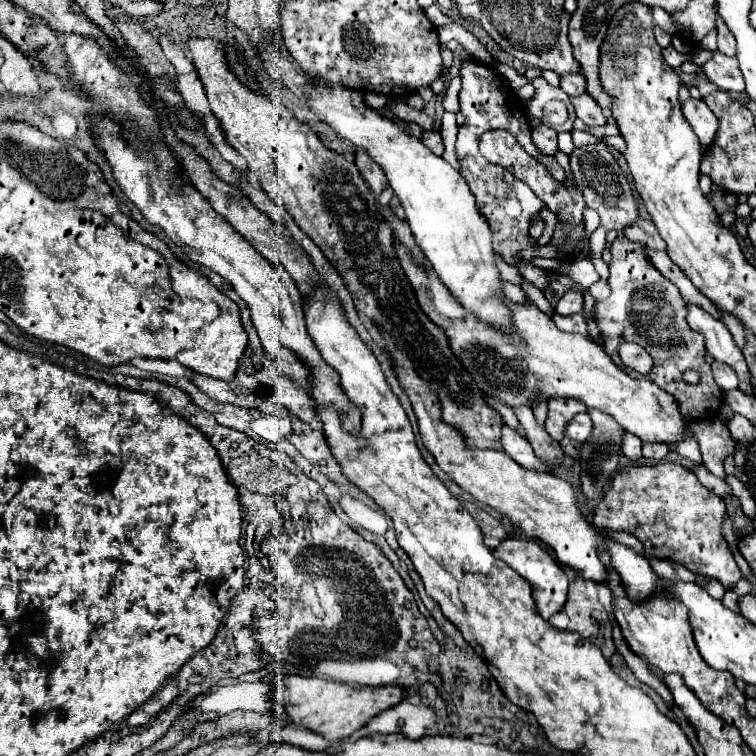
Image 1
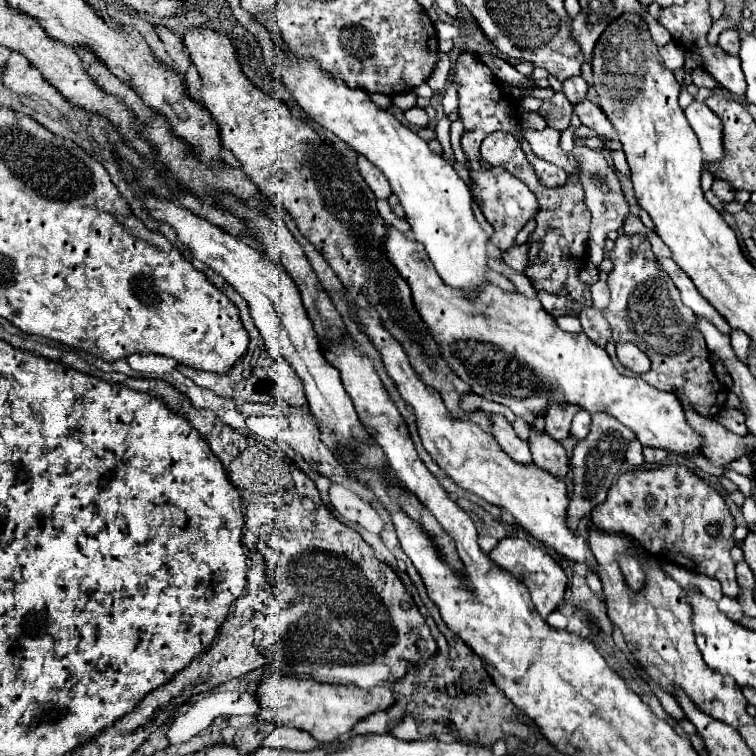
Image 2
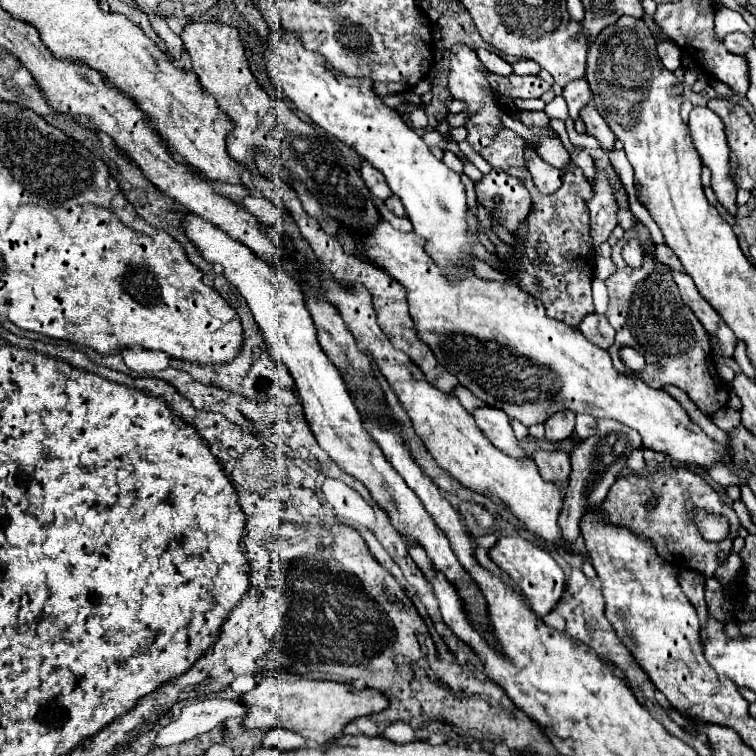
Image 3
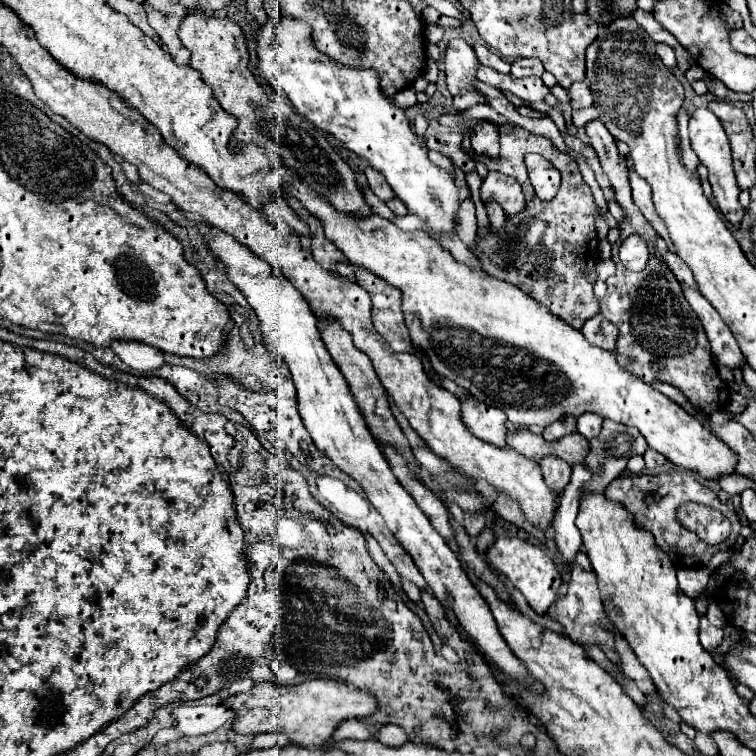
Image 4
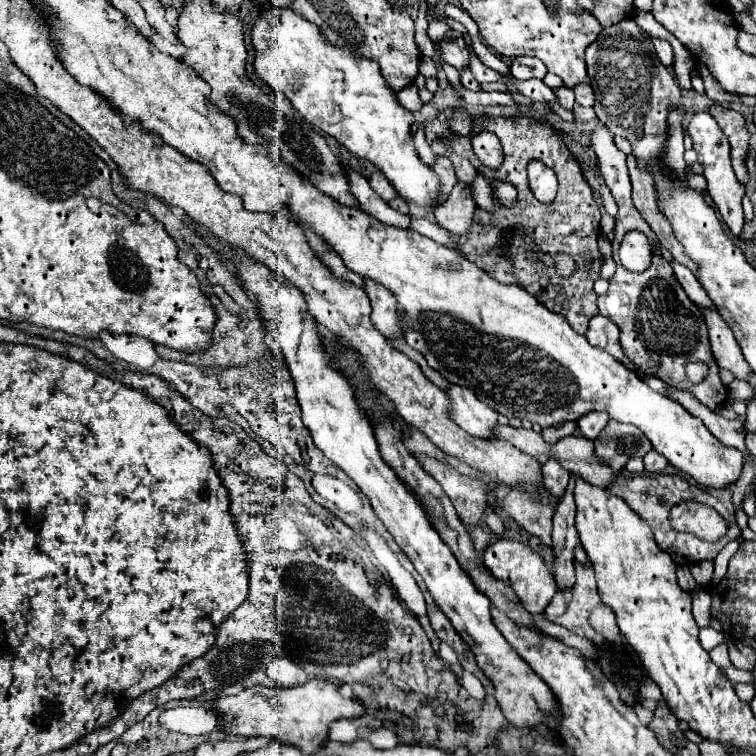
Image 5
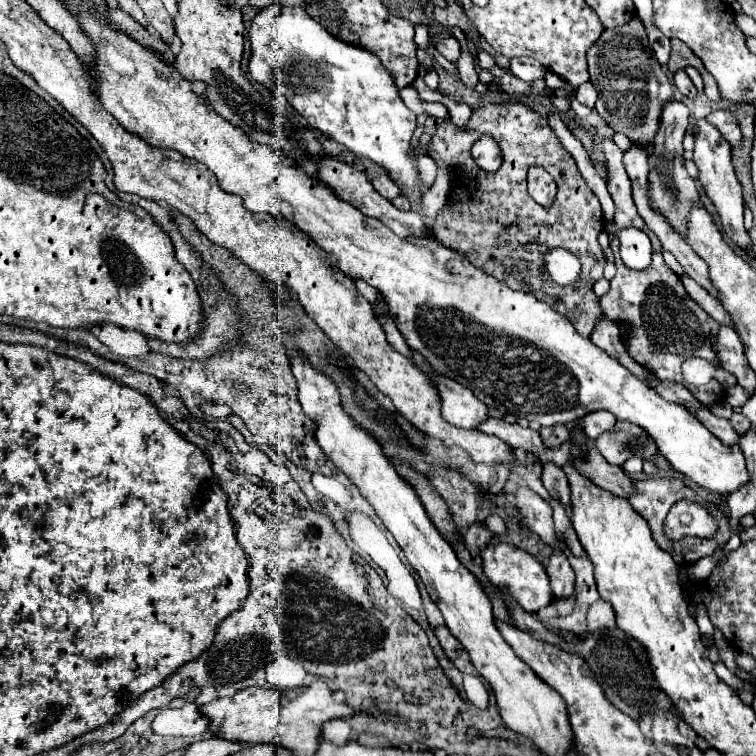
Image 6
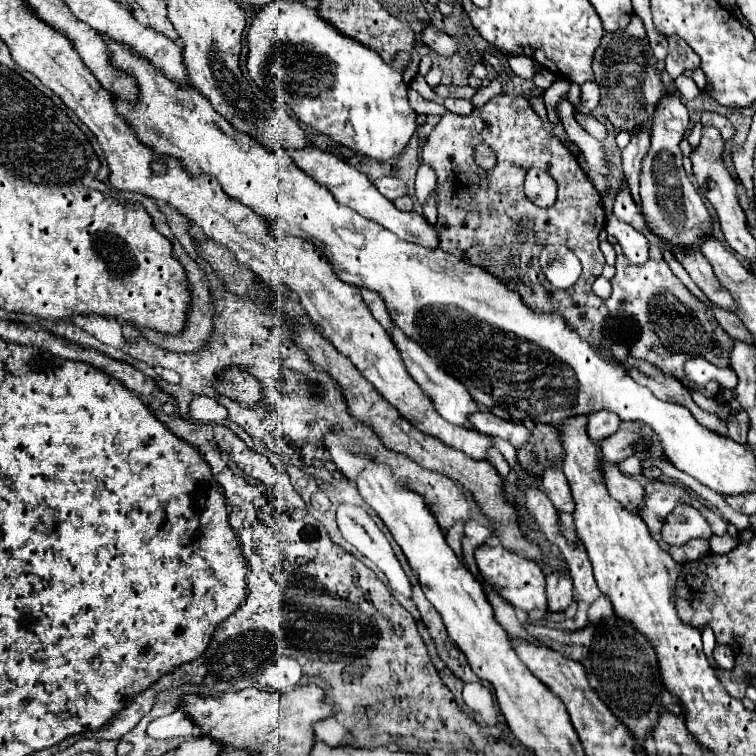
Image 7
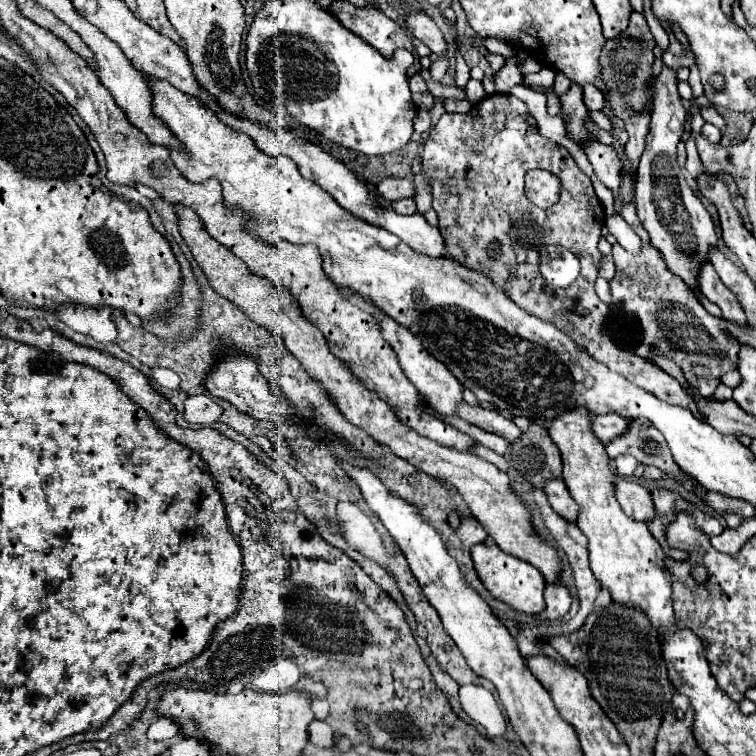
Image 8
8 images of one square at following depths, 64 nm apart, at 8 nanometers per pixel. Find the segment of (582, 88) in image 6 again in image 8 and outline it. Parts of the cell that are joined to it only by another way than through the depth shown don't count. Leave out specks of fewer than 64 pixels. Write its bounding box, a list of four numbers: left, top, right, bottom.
[584,84,604,112]

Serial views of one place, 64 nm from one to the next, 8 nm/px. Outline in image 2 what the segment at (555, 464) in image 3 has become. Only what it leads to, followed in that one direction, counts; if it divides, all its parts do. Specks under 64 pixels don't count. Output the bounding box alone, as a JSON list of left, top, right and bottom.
[530,426,568,478]

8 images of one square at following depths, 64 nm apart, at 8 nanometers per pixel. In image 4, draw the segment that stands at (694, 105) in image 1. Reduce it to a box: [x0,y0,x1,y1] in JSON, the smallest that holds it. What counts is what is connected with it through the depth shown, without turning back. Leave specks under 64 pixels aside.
[690,108,744,228]

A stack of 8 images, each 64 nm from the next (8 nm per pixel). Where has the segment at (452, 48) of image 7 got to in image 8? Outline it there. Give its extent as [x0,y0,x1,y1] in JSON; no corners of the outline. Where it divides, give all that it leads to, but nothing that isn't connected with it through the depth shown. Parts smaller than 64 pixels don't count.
[406,12,448,56]

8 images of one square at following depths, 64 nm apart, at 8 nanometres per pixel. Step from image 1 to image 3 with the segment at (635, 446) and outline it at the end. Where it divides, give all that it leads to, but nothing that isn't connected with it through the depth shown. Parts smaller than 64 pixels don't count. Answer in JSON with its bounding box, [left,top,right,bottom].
[628,448,644,472]

